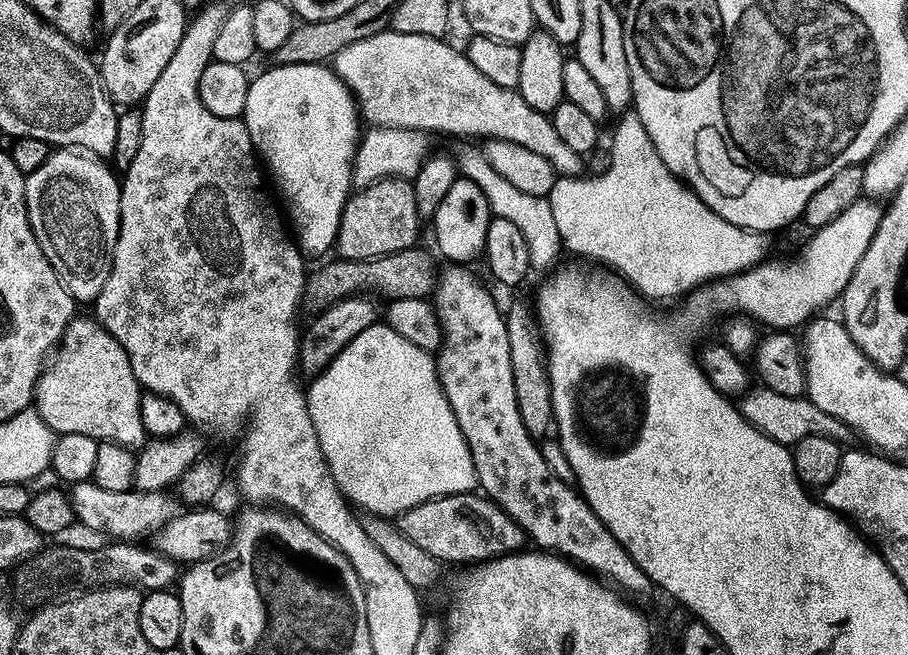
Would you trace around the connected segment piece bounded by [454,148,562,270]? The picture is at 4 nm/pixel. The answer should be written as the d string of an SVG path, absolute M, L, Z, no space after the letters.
M460 148L454 152L454 156L457 161L462 162L463 171L464 168L468 171L465 172L467 179L474 181L482 190L482 194L486 194L489 213L492 216L510 218L510 222L514 222L514 226L522 230L522 238L526 238L526 246L530 250L532 268L538 270L538 268L549 267L548 269L551 269L557 263L555 260L560 252L562 253L562 245L547 196L522 194L518 186L510 186L510 182L506 182L506 178L502 178L502 174L498 174L498 170L490 166L490 162L486 162L483 151L476 149L475 152L472 148Z

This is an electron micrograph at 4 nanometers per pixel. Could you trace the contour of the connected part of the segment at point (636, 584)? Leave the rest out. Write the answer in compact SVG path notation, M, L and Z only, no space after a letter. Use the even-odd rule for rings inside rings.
M452 262L447 265L449 268L442 267L439 269L434 289L434 307L436 309L436 317L440 323L440 346L435 353L436 376L440 379L440 385L444 391L446 402L450 402L450 410L454 414L454 418L458 422L458 430L462 430L462 438L466 442L466 446L470 450L470 458L474 462L474 470L476 471L476 482L479 491L488 499L494 501L495 504L510 514L518 526L523 529L525 537L529 541L532 540L537 549L555 552L557 556L562 556L566 560L572 561L573 564L595 574L599 579L607 582L609 585L615 586L617 589L628 592L644 592L650 588L650 581L647 574L639 568L634 562L634 558L630 558L630 554L618 542L618 538L614 538L614 534L610 534L610 530L598 518L598 514L594 514L594 510L588 505L587 500L580 495L579 491L569 481L559 480L552 473L550 466L546 466L546 458L542 458L540 453L540 444L526 430L526 426L522 426L522 414L518 414L518 398L514 398L514 370L510 366L510 338L506 334L506 322L504 321L505 313L502 308L496 305L496 300L480 285L480 280L471 272L471 267L465 266L460 262Z

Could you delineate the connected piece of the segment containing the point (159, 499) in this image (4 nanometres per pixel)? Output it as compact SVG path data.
M92 481L71 485L68 492L75 519L92 530L104 530L122 540L136 540L140 536L151 535L178 516L182 510L177 497L173 498L167 491L150 492L135 488L126 491L105 490Z

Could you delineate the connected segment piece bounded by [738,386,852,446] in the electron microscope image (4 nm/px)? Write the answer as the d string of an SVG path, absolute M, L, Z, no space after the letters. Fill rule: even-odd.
M756 386L739 397L738 407L741 414L757 430L769 436L774 442L785 446L797 444L802 442L802 438L810 438L811 436L830 438L836 443L844 444L852 436L851 429L845 423L834 418L833 414L826 414L825 411L818 410L818 407L814 406L805 395L787 396L763 386Z

